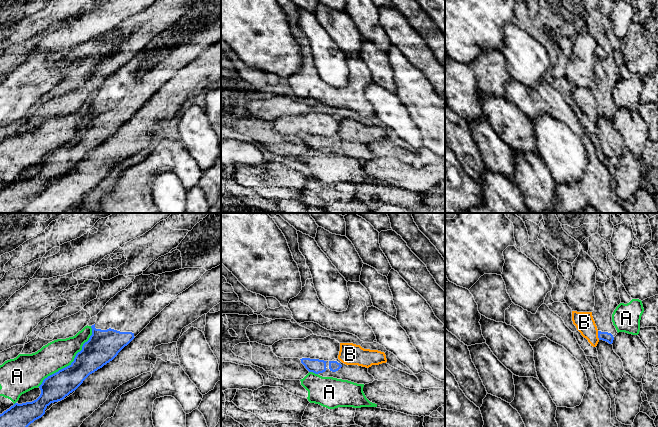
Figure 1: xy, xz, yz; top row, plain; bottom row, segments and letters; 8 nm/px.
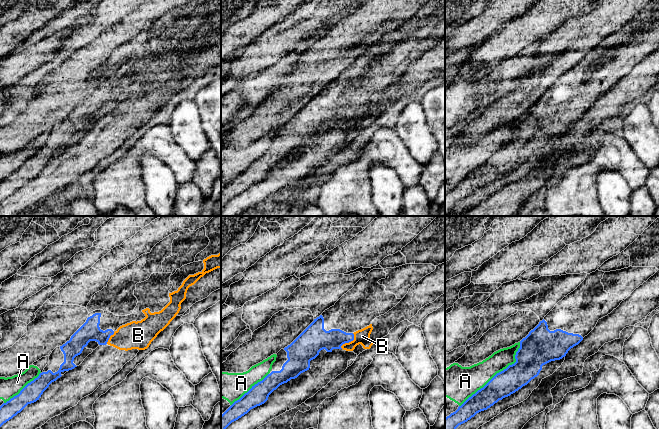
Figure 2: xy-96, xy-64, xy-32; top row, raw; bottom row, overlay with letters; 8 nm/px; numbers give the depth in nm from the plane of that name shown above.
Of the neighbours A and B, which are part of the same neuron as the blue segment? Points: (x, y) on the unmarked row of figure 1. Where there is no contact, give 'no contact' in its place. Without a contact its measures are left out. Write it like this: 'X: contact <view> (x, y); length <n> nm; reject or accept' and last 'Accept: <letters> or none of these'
A: contact xy (73, 137); length 650 nm; reject
B: contact yz (598, 111); length 70 nm; reject
Accept: none of these

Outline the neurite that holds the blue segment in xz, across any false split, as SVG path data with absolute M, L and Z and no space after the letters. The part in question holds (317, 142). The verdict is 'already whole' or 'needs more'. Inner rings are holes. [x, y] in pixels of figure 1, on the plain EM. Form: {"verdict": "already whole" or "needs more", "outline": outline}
{"verdict": "needs more", "outline": "M302 134L301 139L309 148L322 153L333 153L348 156L357 160L369 160L375 155L368 149L368 144L358 141L346 141L338 134L332 137Z"}

